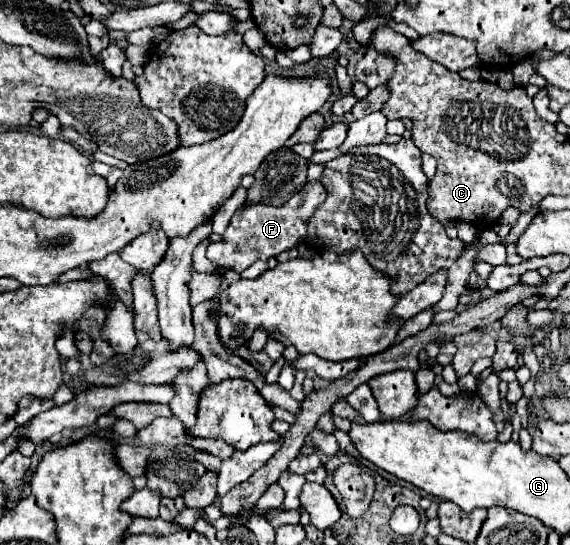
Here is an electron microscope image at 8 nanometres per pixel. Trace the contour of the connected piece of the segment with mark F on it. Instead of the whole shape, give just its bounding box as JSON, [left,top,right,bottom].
[206,180,326,272]

